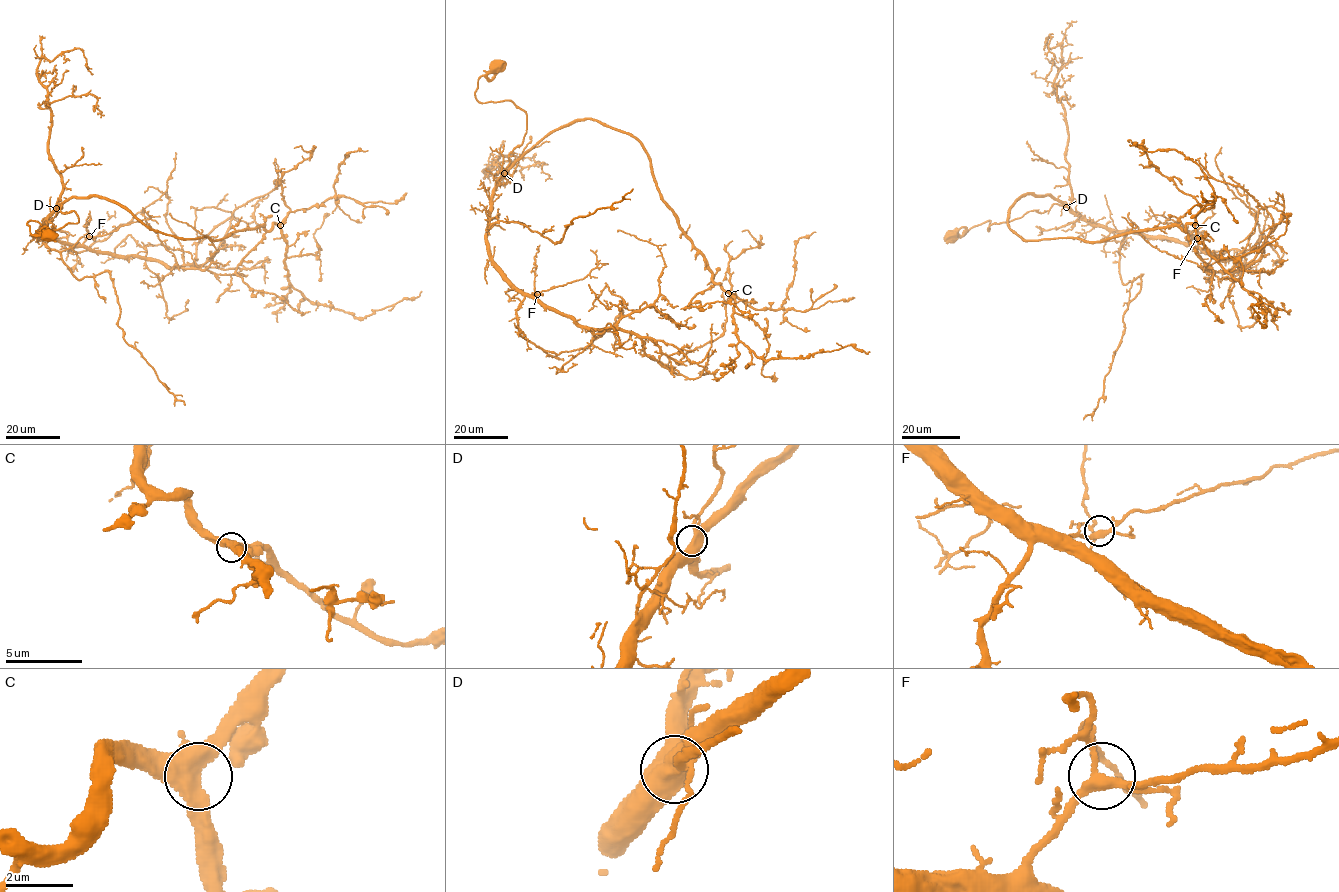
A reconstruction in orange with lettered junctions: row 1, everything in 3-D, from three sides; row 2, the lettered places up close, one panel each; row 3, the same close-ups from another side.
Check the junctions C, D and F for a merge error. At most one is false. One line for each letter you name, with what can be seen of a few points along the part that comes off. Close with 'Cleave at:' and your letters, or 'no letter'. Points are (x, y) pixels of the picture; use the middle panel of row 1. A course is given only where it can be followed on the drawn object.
Cleave at: no letter

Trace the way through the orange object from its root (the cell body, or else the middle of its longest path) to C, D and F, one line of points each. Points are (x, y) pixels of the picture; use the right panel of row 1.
C: (953, 237), (988, 221), (988, 230), (1062, 205), (1026, 194), (1007, 218), (1024, 240), (1105, 241), (1195, 225)
D: (953, 237), (988, 221), (988, 230), (993, 224), (1031, 210), (1043, 213), (1055, 203), (1066, 207)
F: (953, 237), (1056, 203), (1117, 230), (1195, 246), (1197, 238)

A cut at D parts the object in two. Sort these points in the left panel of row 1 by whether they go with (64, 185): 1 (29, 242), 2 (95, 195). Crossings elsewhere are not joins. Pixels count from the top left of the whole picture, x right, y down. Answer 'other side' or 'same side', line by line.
1: same side
2: same side

